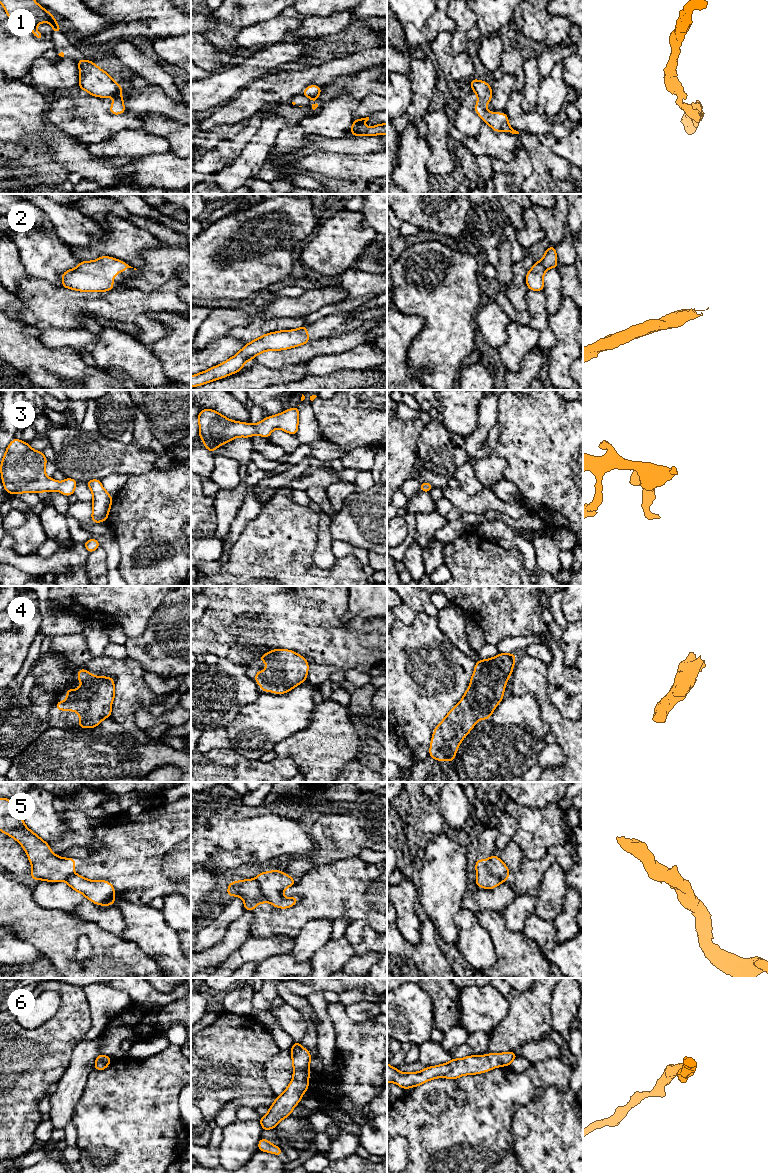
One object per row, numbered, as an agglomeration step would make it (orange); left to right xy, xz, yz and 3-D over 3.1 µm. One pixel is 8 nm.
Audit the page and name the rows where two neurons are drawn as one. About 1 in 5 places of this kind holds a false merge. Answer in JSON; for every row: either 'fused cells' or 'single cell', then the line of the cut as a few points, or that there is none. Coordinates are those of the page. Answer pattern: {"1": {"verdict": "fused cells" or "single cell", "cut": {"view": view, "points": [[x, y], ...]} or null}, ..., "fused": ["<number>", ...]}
{"1": {"verdict": "single cell", "cut": null}, "2": {"verdict": "single cell", "cut": null}, "3": {"verdict": "single cell", "cut": null}, "4": {"verdict": "single cell", "cut": null}, "5": {"verdict": "fused cells", "cut": {"view": "yz", "points": [[488, 859], [489, 870], [503, 881]]}}, "6": {"verdict": "single cell", "cut": null}, "fused": ["5"]}

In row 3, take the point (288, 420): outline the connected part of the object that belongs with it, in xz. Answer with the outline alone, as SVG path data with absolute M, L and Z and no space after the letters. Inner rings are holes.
M298 405L299 406L299 405ZM298 406L282 413L264 418L256 424L232 421L213 409L201 409L197 419L199 421L199 437L204 447L213 454L219 446L236 437L251 438L254 434L269 438L274 429L296 435L298 432Z

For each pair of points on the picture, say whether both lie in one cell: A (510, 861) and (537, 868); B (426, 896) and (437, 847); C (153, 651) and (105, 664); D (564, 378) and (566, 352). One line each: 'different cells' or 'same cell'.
A: different cells
B: same cell
C: different cells
D: same cell

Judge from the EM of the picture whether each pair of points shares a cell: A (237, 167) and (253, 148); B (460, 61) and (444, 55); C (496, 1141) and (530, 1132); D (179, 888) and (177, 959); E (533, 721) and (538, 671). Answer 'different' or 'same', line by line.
A: same
B: same
C: different
D: different
E: different

